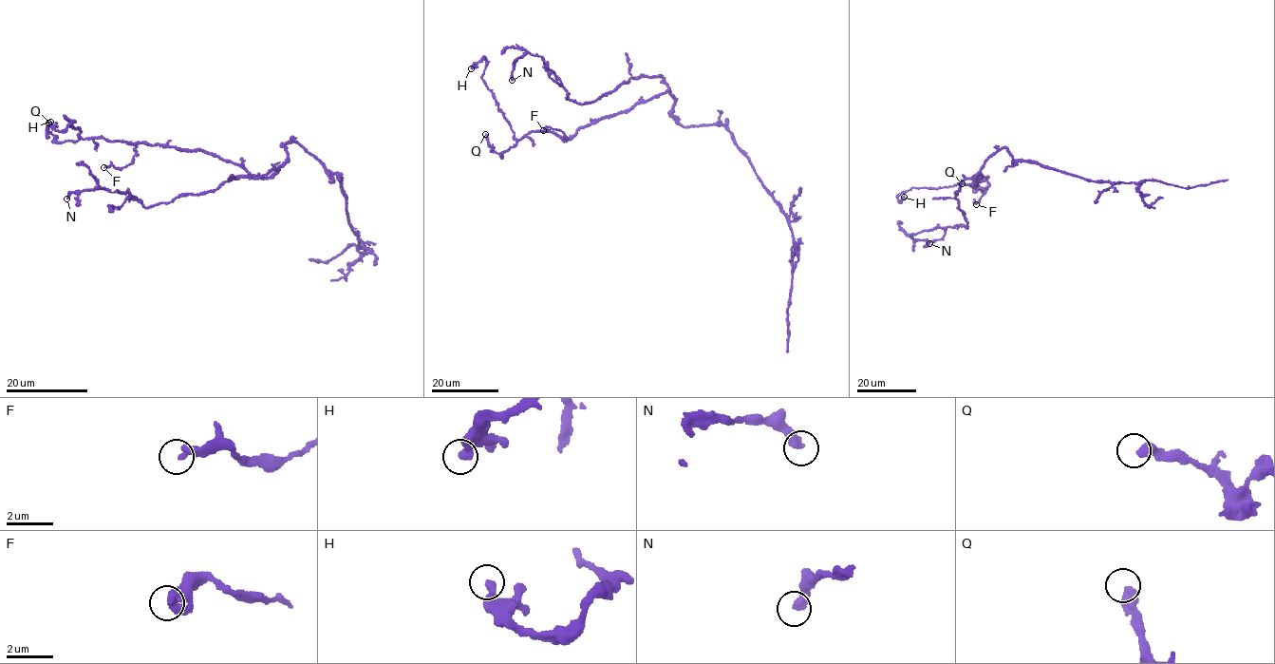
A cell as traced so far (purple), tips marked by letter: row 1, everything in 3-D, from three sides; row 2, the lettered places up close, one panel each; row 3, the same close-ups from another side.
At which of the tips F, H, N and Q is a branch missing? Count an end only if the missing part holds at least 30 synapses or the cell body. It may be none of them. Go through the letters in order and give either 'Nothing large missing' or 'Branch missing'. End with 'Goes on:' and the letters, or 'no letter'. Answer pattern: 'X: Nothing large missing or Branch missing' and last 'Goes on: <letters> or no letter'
F: Nothing large missing
H: Nothing large missing
N: Nothing large missing
Q: Nothing large missing
Goes on: no letter

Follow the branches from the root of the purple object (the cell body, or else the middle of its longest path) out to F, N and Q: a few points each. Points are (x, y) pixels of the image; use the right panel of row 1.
F: (988, 159), (974, 181), (975, 185), (978, 176), (986, 178), (989, 186), (976, 204)
N: (988, 159), (976, 177), (964, 180), (959, 191), (955, 193), (966, 228), (955, 225), (909, 236), (929, 243)
Q: (988, 159), (976, 177), (975, 185), (978, 176), (986, 178), (971, 184), (982, 191), (978, 186), (962, 183)

